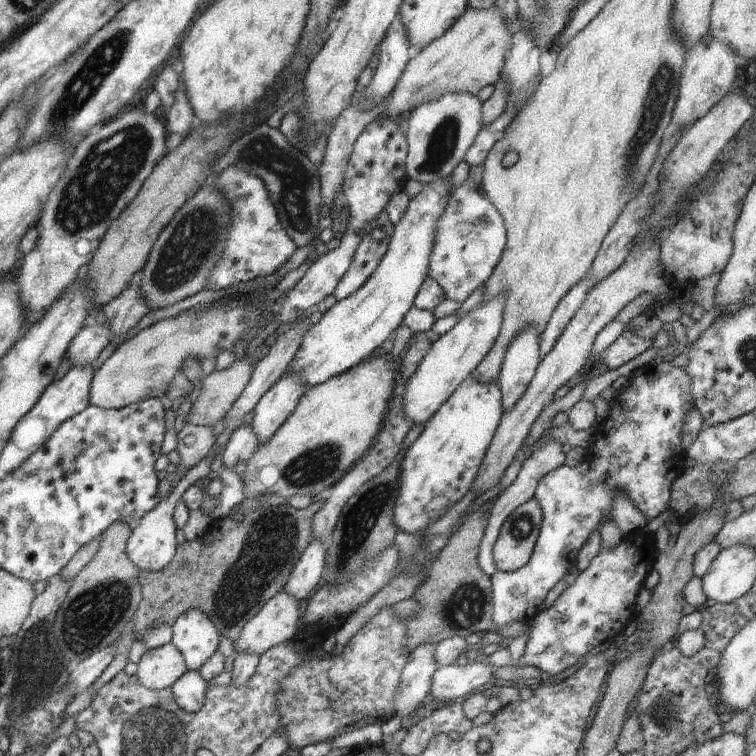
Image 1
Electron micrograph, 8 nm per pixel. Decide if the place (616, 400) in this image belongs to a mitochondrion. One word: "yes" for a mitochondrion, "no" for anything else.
no

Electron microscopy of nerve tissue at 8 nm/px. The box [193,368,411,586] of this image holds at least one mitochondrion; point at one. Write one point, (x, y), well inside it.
(360, 519)

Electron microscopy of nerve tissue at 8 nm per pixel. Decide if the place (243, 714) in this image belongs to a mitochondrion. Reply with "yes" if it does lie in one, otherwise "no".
no

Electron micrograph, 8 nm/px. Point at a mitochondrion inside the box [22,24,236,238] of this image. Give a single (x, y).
(105, 58)

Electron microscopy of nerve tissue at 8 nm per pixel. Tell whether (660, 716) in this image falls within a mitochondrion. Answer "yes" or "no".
yes

